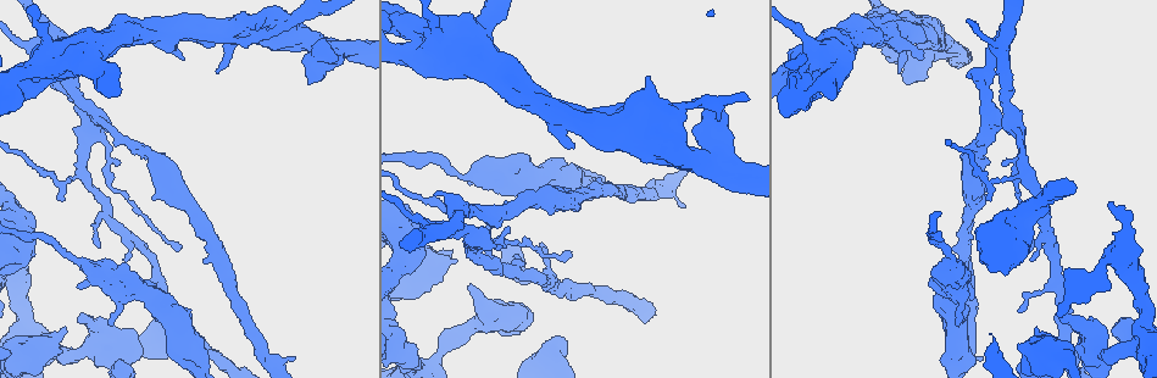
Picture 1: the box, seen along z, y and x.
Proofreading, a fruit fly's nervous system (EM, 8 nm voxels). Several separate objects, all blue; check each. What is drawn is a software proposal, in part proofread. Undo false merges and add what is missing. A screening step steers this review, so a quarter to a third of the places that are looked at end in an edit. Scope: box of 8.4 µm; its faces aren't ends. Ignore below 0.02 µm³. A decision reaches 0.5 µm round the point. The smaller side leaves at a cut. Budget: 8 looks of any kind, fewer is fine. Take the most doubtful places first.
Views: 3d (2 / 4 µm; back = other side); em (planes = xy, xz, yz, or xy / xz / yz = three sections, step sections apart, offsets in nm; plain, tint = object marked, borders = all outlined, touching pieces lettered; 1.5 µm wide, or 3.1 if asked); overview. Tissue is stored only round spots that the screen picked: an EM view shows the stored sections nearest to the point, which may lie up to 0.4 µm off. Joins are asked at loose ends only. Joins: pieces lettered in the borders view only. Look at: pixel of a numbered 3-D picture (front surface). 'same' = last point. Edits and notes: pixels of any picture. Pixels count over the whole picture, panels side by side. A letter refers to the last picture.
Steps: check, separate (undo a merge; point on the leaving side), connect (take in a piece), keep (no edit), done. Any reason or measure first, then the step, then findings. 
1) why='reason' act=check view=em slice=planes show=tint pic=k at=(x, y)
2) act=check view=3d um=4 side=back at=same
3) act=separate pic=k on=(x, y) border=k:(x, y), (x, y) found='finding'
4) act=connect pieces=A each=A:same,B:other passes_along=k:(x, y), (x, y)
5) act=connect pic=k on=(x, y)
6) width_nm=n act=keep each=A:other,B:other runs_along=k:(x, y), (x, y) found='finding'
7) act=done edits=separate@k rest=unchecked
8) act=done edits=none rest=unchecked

why='two arms at a narrow angle' act=check view=em slice=xy step=4 show=tint pic=1 at=(99, 119)

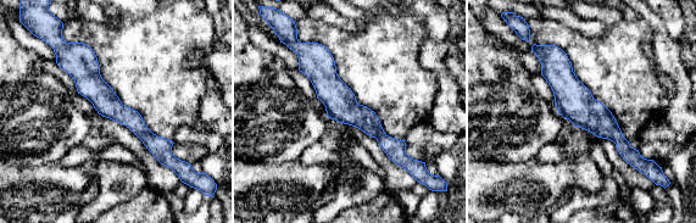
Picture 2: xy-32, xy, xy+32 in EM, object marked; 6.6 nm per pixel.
why='cut it another way' act=check view=em slice=planes show=borders at=same

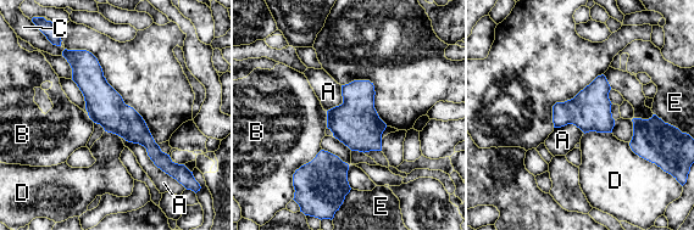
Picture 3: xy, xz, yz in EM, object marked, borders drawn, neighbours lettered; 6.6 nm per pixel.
width_nm=240 act=keep each=A:other,B:other,C:other,D:other,E:other found='one neuron here'

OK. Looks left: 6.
why='thick turns thin' act=check view=3d um=4 pic=1 at=(429, 51)

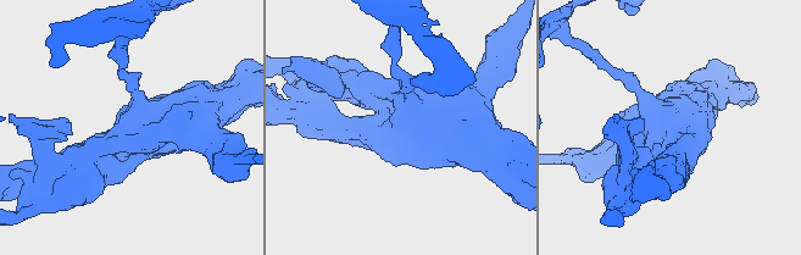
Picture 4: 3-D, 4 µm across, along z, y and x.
act=check view=em slice=xz step=4 show=tint pic=4 at=(402, 128)

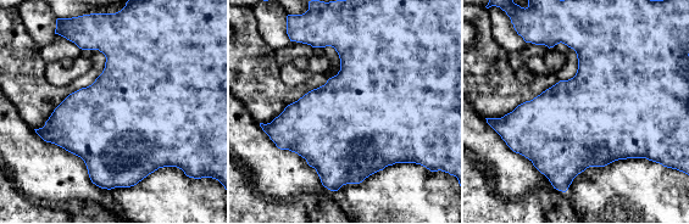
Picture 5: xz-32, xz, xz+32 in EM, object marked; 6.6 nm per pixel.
why='another direction' act=check view=em slice=planes show=borders at=same

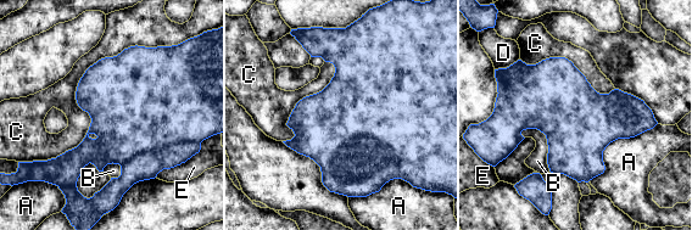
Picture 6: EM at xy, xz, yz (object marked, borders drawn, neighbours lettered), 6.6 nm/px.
act=separate pic=6 on=(146, 166) each=A:other,B:other,C:other,D:other,E:other border=6:(179, 142), (146, 150), (121, 166) found='two neurons meet here'

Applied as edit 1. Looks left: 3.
act=check view=overview

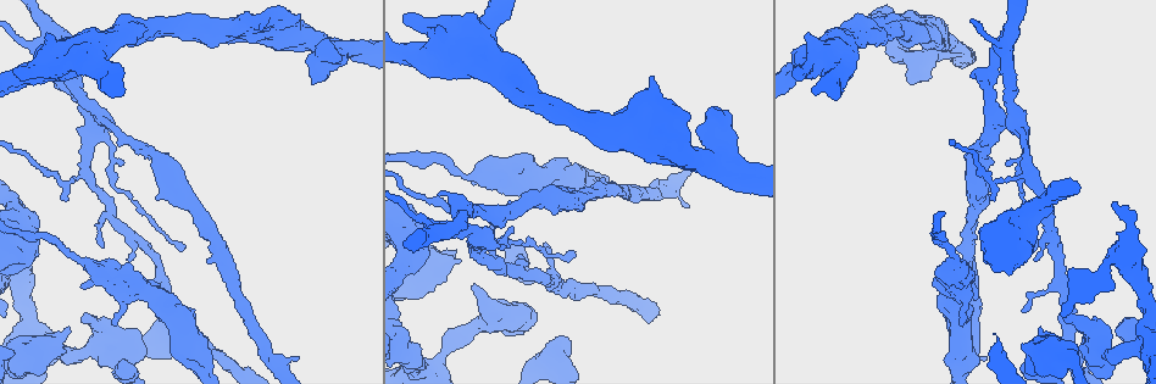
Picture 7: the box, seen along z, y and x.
why='free end' act=check view=em slice=xy step=4 show=tint pic=7 at=(958, 284)

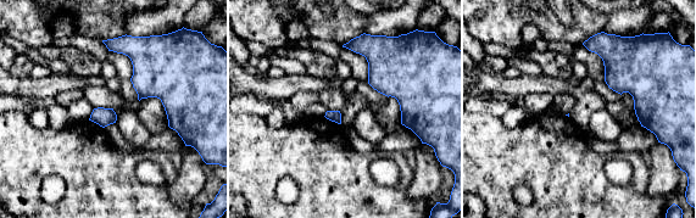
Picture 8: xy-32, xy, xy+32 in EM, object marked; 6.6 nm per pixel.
act=check view=em slice=planes show=borders at=same

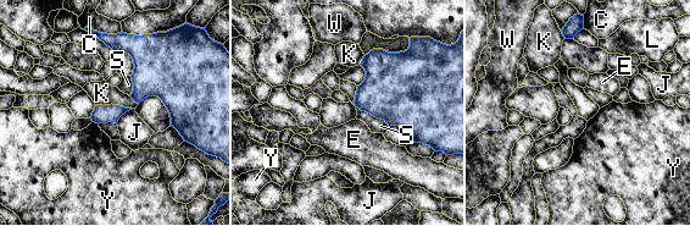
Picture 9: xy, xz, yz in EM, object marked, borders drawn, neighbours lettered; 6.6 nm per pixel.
act=keep each=C:other,E:other,J:other,K:other,L:other,S:other,W:other,Y:other border=9:(95, 104), (118, 104), (132, 109) found='none of them fits'

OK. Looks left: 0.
act=done edits=separate@6 rest=unchecked

